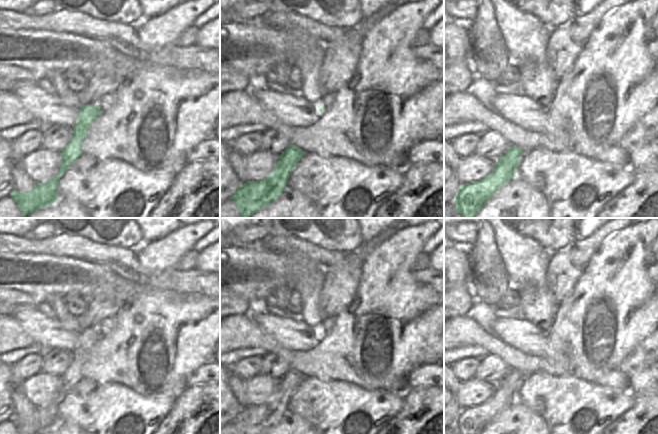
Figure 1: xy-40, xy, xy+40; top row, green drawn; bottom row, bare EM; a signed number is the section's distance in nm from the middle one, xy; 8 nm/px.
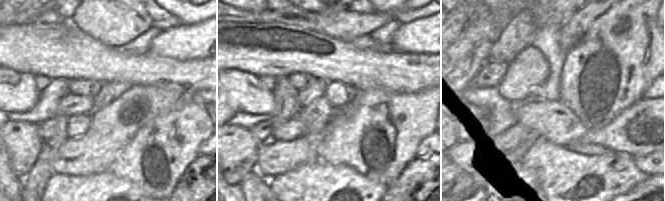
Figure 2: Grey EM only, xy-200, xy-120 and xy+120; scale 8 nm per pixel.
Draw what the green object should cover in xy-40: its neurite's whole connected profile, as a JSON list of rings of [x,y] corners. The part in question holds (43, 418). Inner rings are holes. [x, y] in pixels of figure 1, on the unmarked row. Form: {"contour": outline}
{"contour": [[[82,329],[78,346],[72,351],[74,360],[60,375],[62,380],[60,396],[45,407],[36,407],[31,415],[19,417],[14,413],[12,422],[19,434],[37,434],[53,428],[58,423],[58,406],[66,394],[82,378],[82,366],[88,358],[90,350],[96,345],[101,336],[99,329]]]}

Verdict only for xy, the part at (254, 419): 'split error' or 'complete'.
complete

